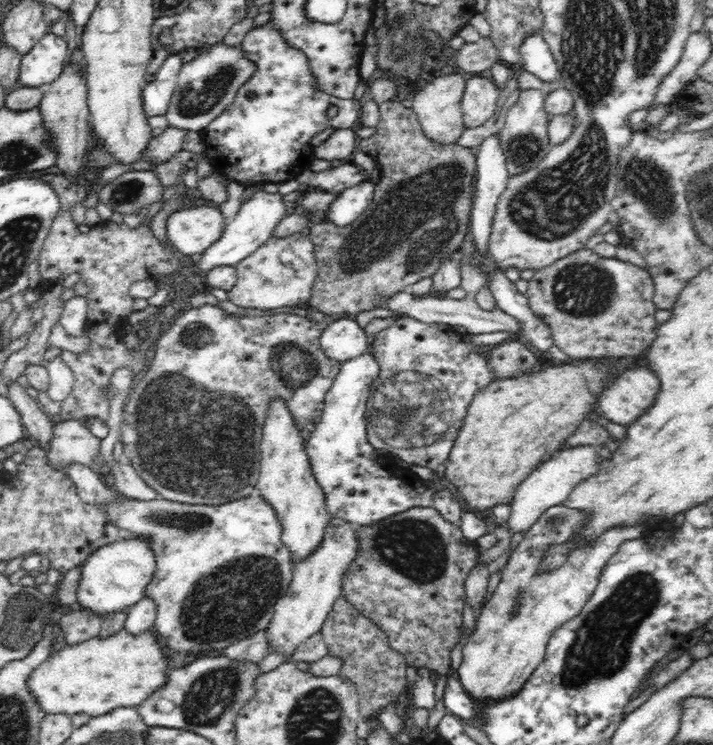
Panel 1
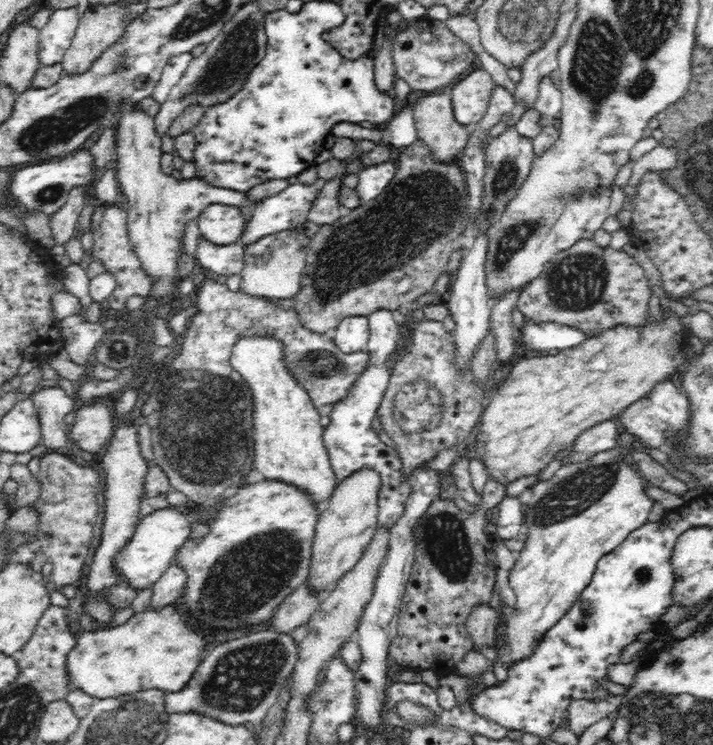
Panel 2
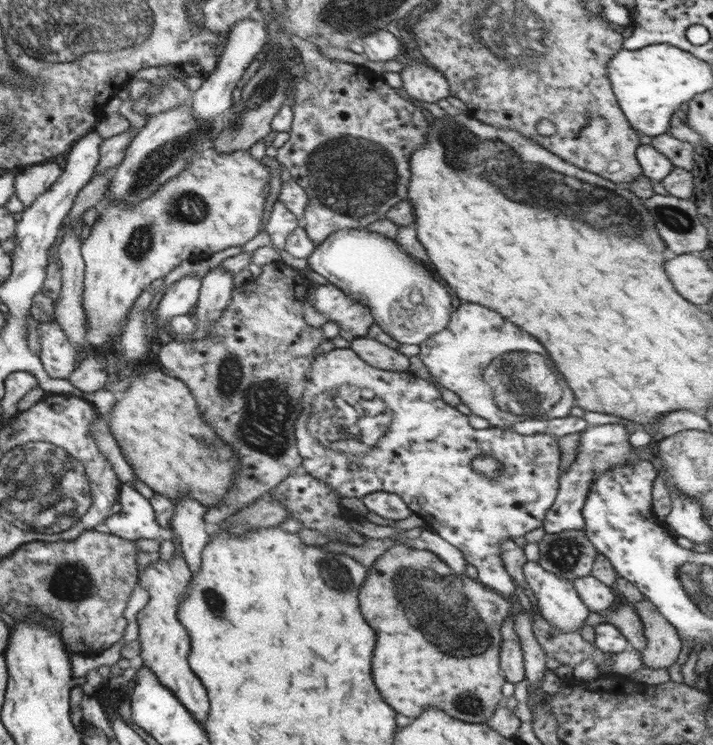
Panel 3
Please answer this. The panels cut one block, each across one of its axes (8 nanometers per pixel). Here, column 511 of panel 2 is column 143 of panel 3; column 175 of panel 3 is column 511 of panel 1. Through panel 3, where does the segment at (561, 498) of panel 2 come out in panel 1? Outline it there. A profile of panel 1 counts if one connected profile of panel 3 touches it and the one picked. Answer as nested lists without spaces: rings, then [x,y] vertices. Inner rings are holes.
[[[558,504],[547,508],[542,516],[524,533],[524,538],[510,555],[507,565],[501,572],[501,579],[495,593],[485,601],[481,612],[476,615],[476,626],[469,634],[468,641],[462,644],[462,664],[457,669],[458,680],[462,687],[474,697],[483,701],[486,699],[505,699],[516,695],[522,685],[530,678],[534,669],[544,660],[550,635],[561,625],[572,620],[588,602],[596,588],[599,576],[606,563],[618,552],[625,540],[634,540],[646,534],[649,526],[617,526],[606,529],[599,537],[585,545],[578,545],[569,550],[565,563],[561,567],[549,571],[538,571],[544,552],[552,544],[564,544],[574,540],[576,530],[584,527],[587,522],[586,511]]]

